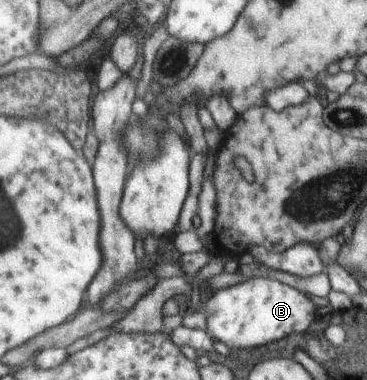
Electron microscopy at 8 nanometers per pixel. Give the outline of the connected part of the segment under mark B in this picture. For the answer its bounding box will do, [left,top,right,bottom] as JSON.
[201,277,314,348]

